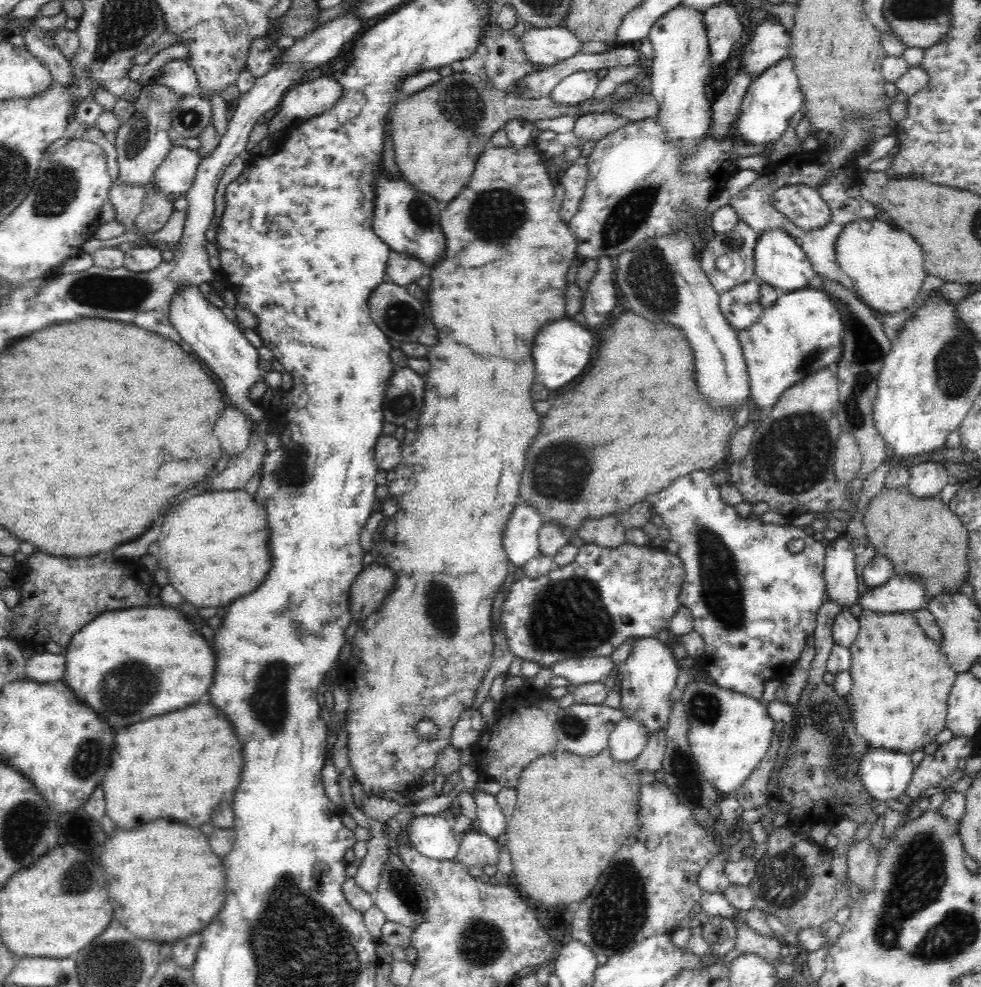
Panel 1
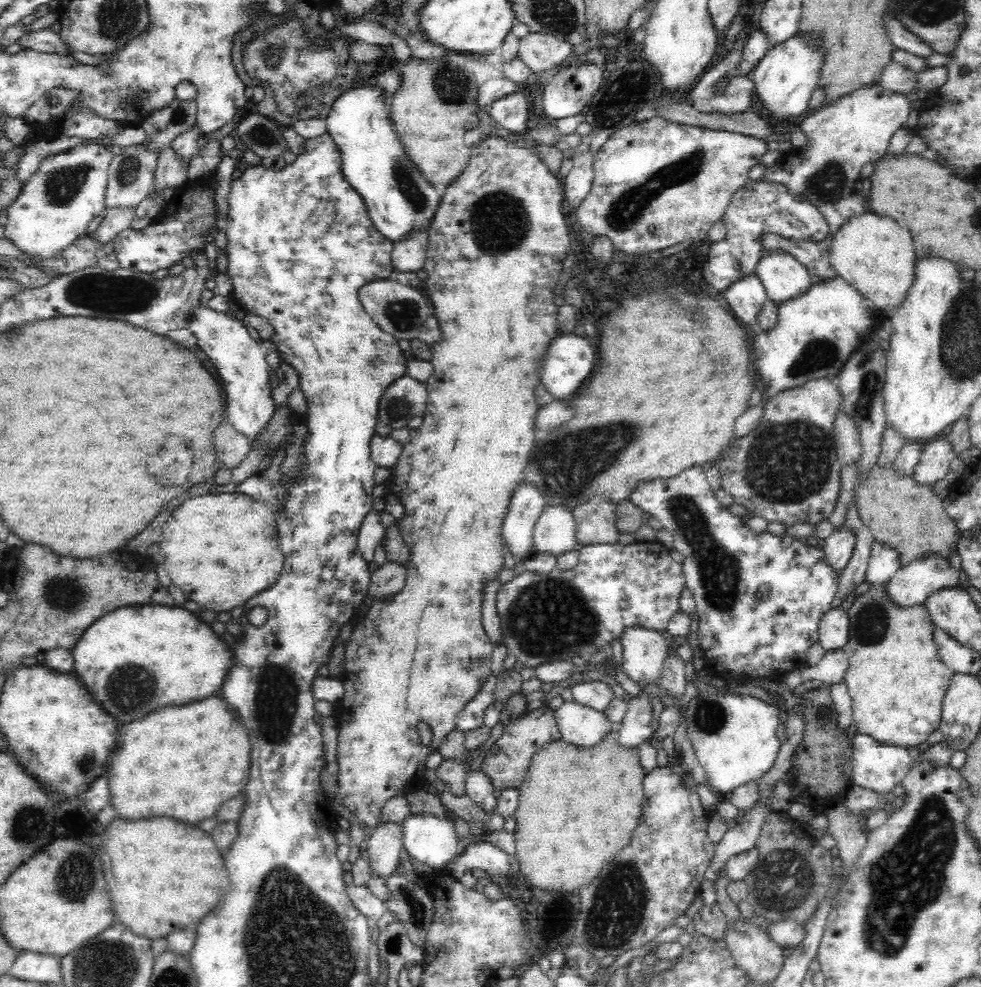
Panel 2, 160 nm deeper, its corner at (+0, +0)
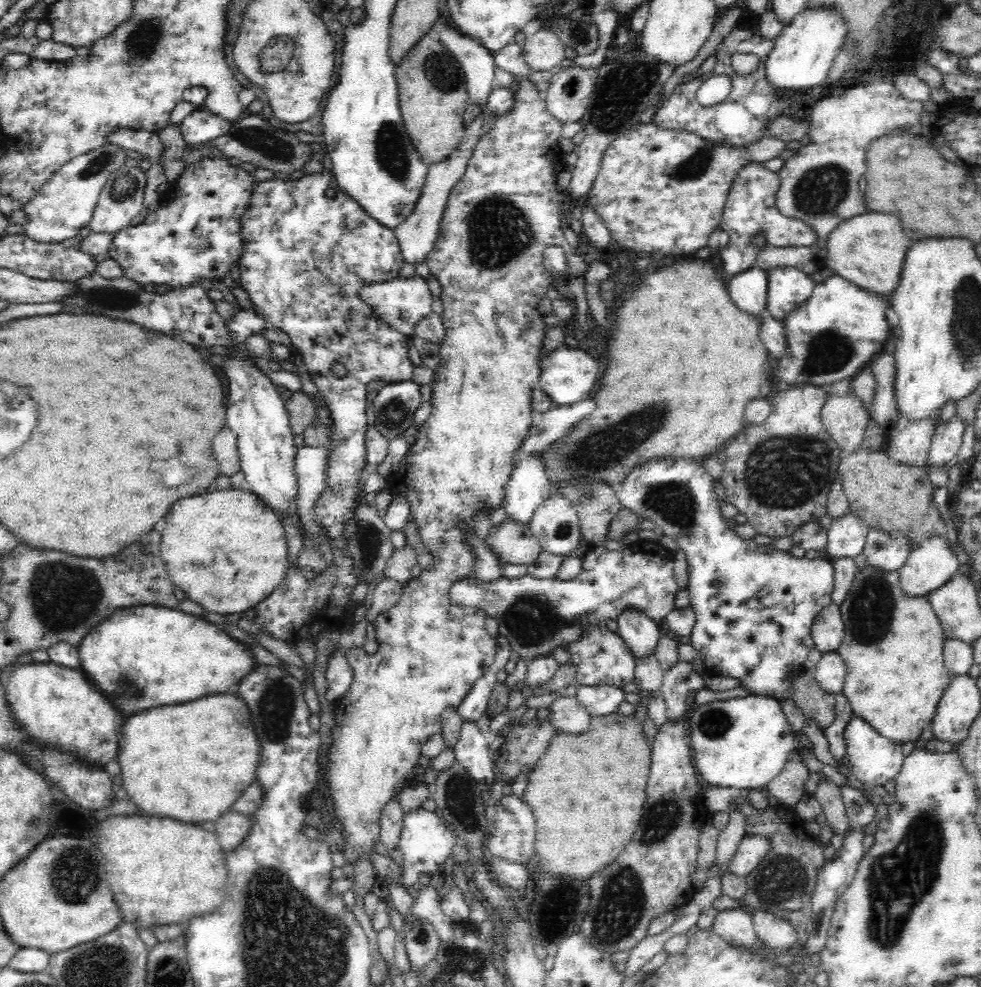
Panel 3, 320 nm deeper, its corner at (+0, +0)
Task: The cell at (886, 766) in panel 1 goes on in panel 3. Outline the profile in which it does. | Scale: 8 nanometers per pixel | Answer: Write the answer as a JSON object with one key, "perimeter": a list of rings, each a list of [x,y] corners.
{"perimeter":[[[852,712],[850,722],[846,724],[843,734],[846,750],[845,758],[846,764],[851,771],[853,778],[862,783],[868,784],[871,788],[886,784],[888,780],[894,779],[894,776],[901,771],[902,760],[904,754],[902,753],[901,743],[895,743],[893,740],[884,738],[871,727],[864,719],[856,716]]]}

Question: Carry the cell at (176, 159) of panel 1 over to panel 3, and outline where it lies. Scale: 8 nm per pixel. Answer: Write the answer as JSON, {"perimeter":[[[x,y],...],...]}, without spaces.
{"perimeter":[[[206,106],[194,107],[180,123],[183,139],[187,144],[202,144],[228,134],[231,121],[212,114]]]}

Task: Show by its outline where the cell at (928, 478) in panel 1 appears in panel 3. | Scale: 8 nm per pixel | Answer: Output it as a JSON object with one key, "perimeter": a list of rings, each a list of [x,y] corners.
{"perimeter":[[[958,412],[948,421],[940,420],[932,440],[926,467],[938,467],[952,461],[958,448],[963,444],[965,429],[964,420],[958,417]]]}

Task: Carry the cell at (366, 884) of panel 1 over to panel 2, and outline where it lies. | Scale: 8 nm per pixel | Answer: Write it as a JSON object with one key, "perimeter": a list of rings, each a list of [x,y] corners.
{"perimeter":[[[383,823],[374,830],[367,841],[371,872],[388,879],[392,876],[400,851],[403,850],[403,831],[400,823]]]}

